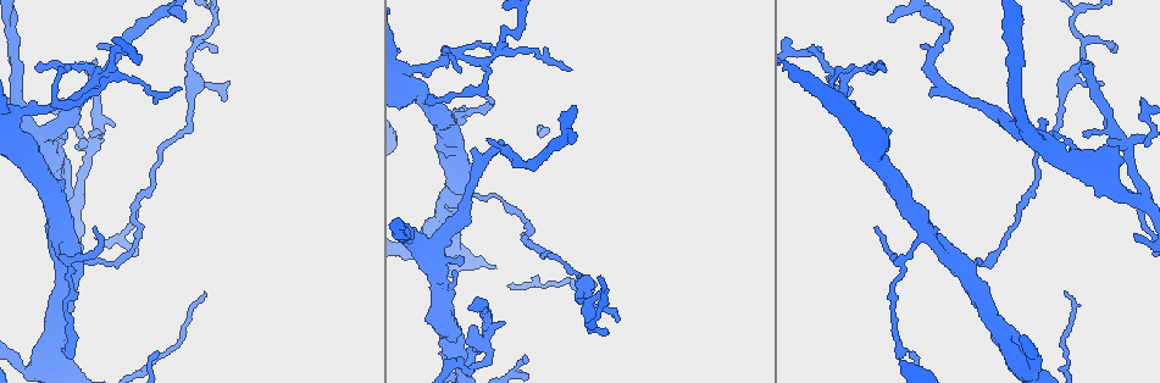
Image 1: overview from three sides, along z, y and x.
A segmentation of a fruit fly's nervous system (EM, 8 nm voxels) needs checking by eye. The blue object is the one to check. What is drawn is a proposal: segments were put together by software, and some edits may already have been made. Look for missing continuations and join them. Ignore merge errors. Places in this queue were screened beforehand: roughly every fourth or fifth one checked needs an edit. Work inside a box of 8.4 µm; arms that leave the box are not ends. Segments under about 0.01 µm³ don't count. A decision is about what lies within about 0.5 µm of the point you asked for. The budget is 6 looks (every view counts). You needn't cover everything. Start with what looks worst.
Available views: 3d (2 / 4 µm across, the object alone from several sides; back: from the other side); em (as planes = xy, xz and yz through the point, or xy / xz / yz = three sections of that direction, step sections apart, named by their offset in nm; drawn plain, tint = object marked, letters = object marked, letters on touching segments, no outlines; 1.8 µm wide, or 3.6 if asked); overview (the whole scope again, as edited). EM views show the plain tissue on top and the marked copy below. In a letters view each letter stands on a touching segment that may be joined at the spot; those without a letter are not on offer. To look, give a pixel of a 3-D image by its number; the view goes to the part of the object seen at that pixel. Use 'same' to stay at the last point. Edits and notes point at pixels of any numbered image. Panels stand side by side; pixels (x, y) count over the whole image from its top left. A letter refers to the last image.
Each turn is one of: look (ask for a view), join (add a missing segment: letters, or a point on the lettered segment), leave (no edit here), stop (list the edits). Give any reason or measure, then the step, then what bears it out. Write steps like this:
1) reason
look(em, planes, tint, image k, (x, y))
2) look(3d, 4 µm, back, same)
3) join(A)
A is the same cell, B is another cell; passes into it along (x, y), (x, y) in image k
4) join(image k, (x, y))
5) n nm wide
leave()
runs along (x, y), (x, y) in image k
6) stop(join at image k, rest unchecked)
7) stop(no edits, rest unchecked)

four or more arms meet
look(3d, 4 µm, image 1, (95, 84))

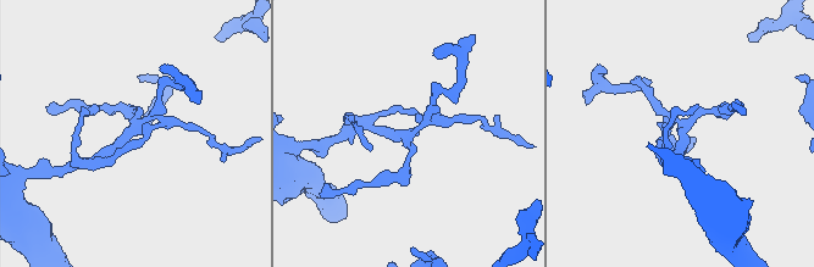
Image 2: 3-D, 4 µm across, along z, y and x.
4 arms; shape alone is not enough
look(em, xy, step 16, letters, image 2, (133, 131))

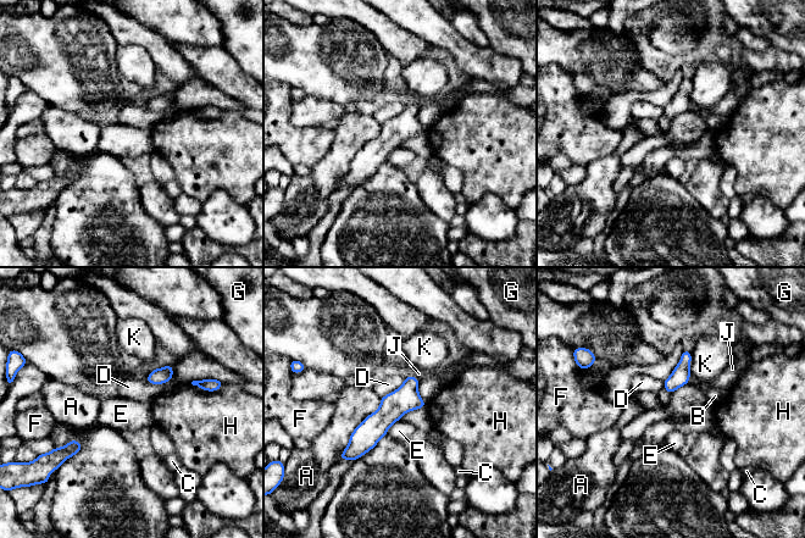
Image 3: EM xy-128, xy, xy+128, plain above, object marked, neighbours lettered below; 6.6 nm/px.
leave()
A, B, C, D, E, F, G, H, J and K are other cells; border along (381, 398), (339, 459) in image 3; no lettered segment goes on from it

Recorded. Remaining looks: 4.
free end
look(em, planes, letters, image 1, (1093, 63))

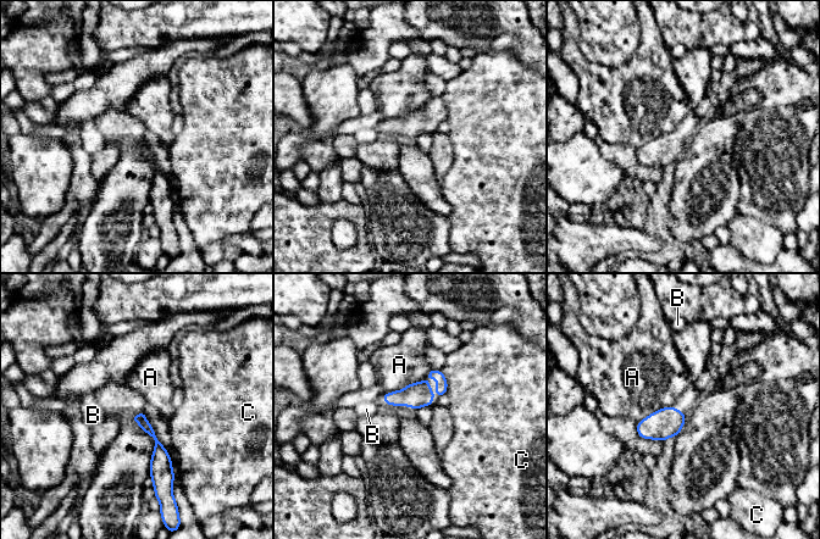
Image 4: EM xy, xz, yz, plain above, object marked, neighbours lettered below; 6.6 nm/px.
A touches over 360 nm
leave()
A, B and C are other cells; no lettered segment goes on from it

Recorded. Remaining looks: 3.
look(em, yz, step 8, letters, image 1, (49, 161))

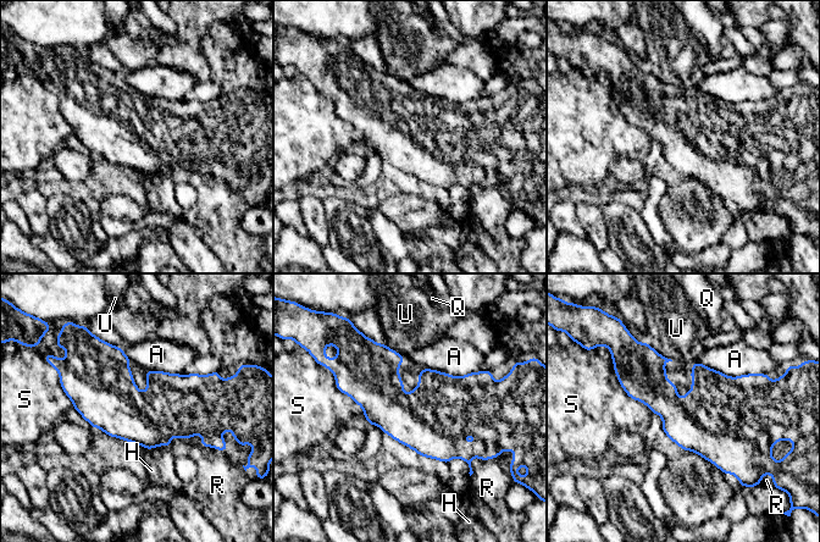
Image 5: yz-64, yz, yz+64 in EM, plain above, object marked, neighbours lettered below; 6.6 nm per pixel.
leave()
A, H, Q, R, S and U are other cells; border along (138, 443), (149, 449) in image 5; none of them fits

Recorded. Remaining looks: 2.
stop(no edits, rest unchecked)

